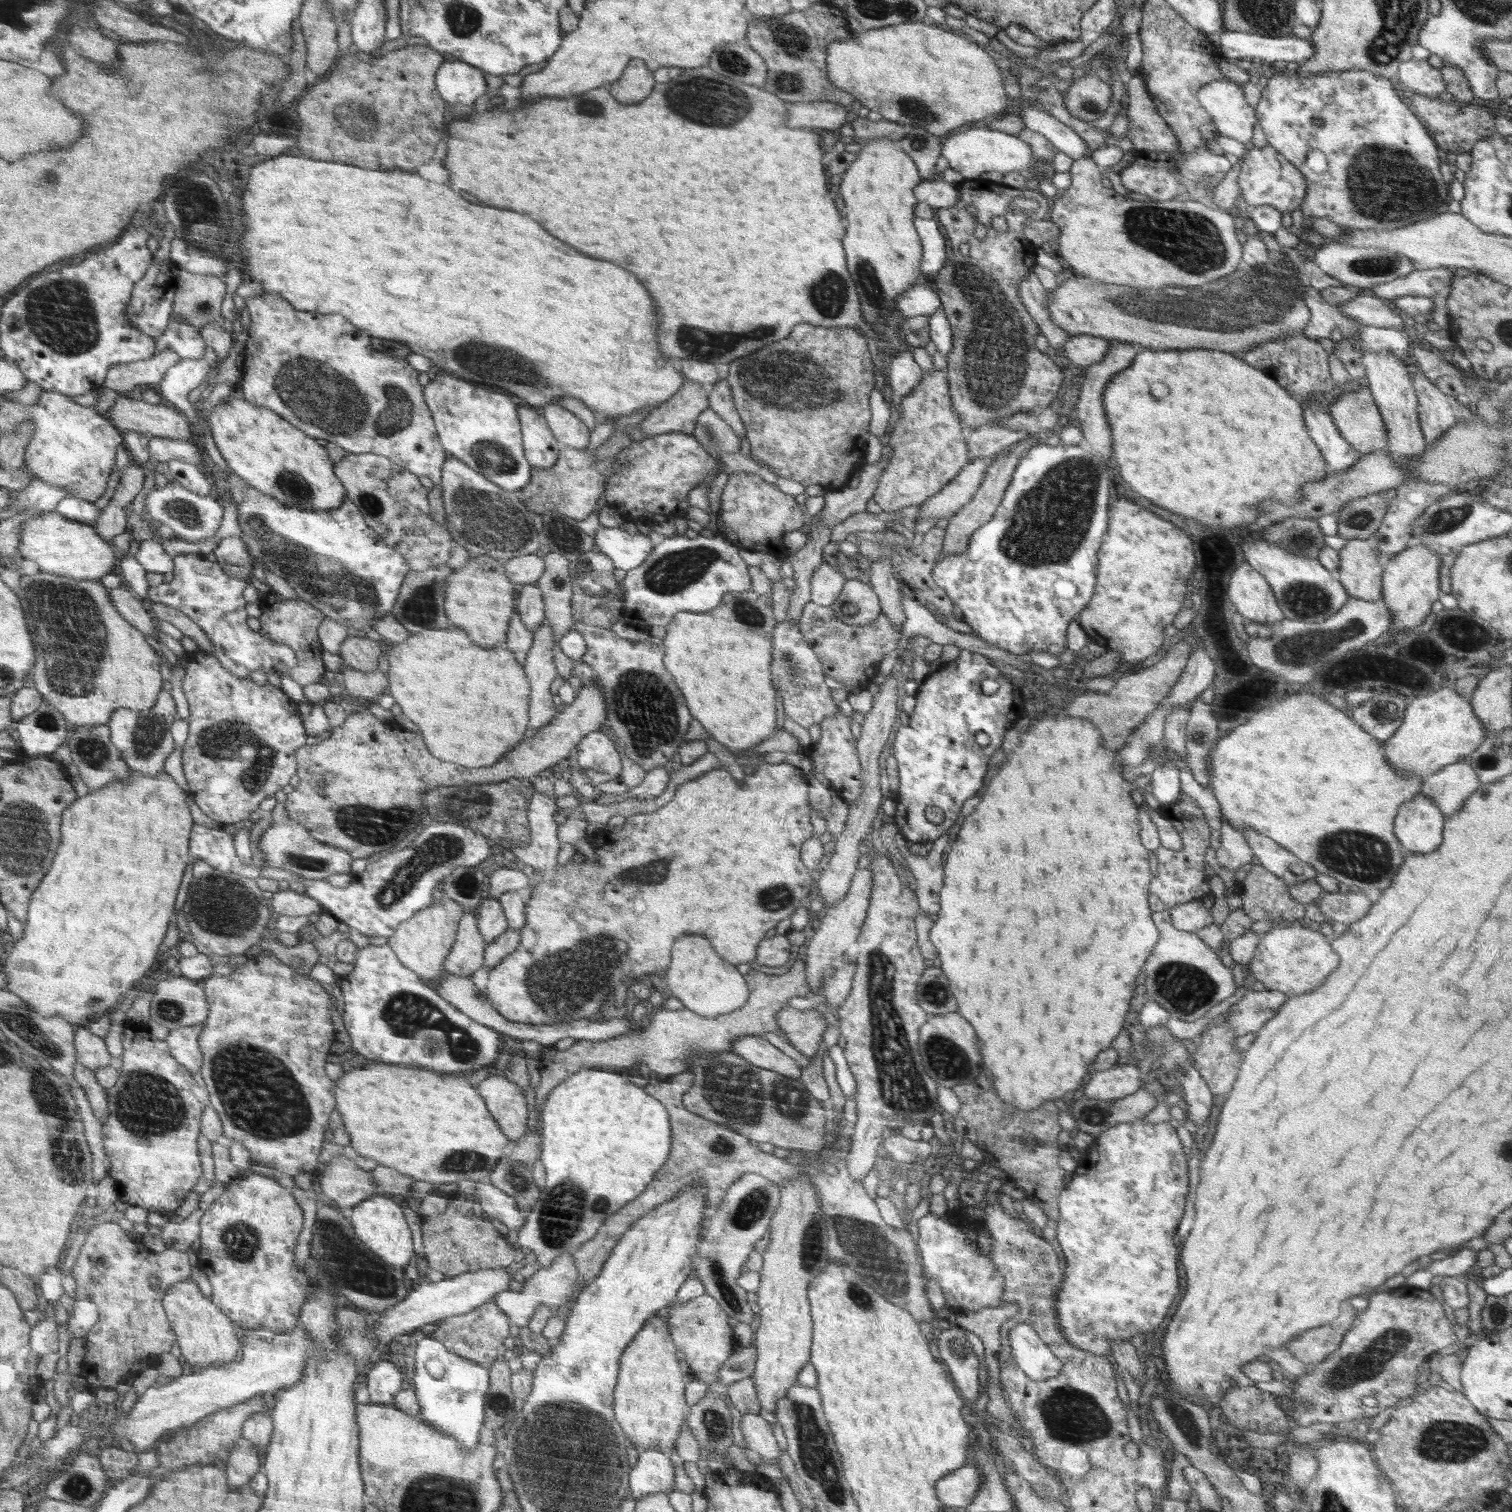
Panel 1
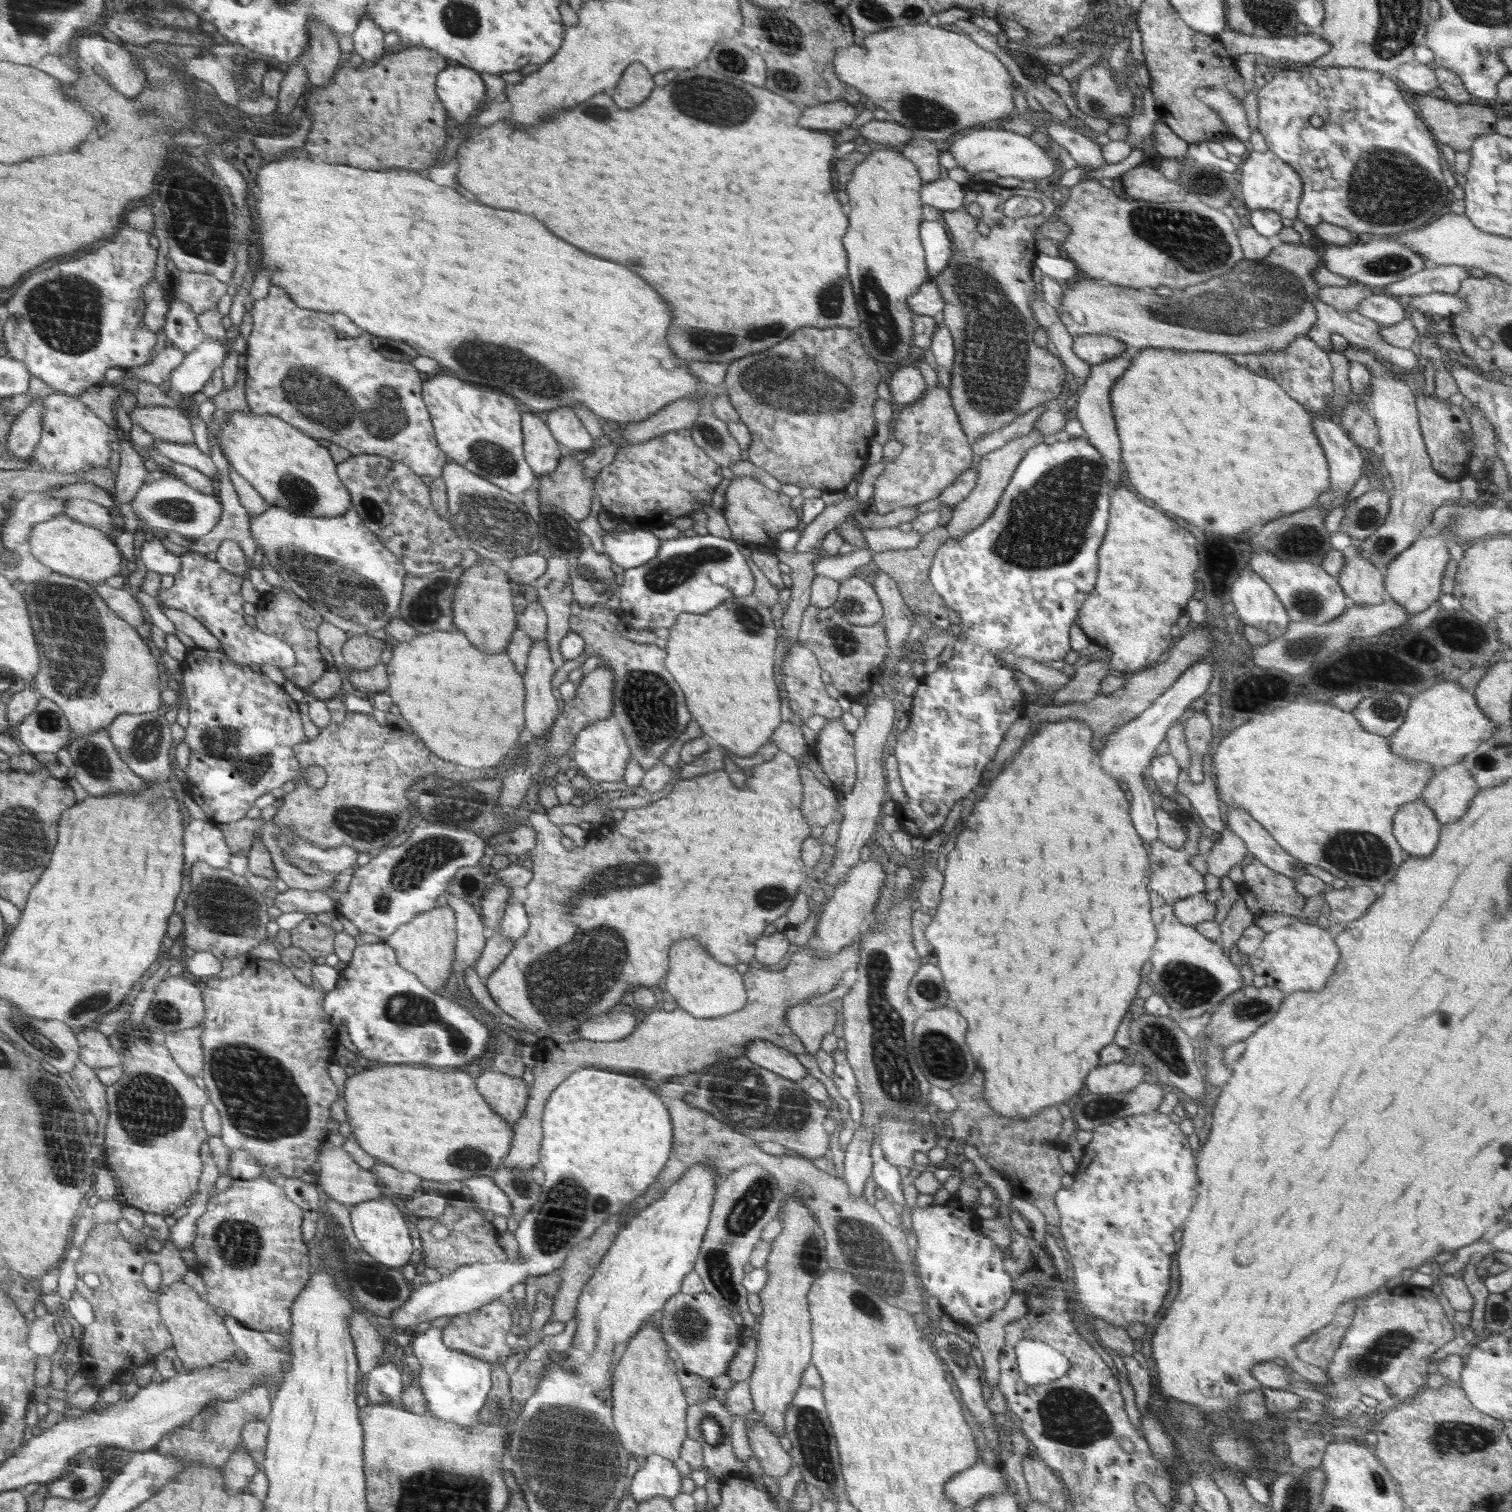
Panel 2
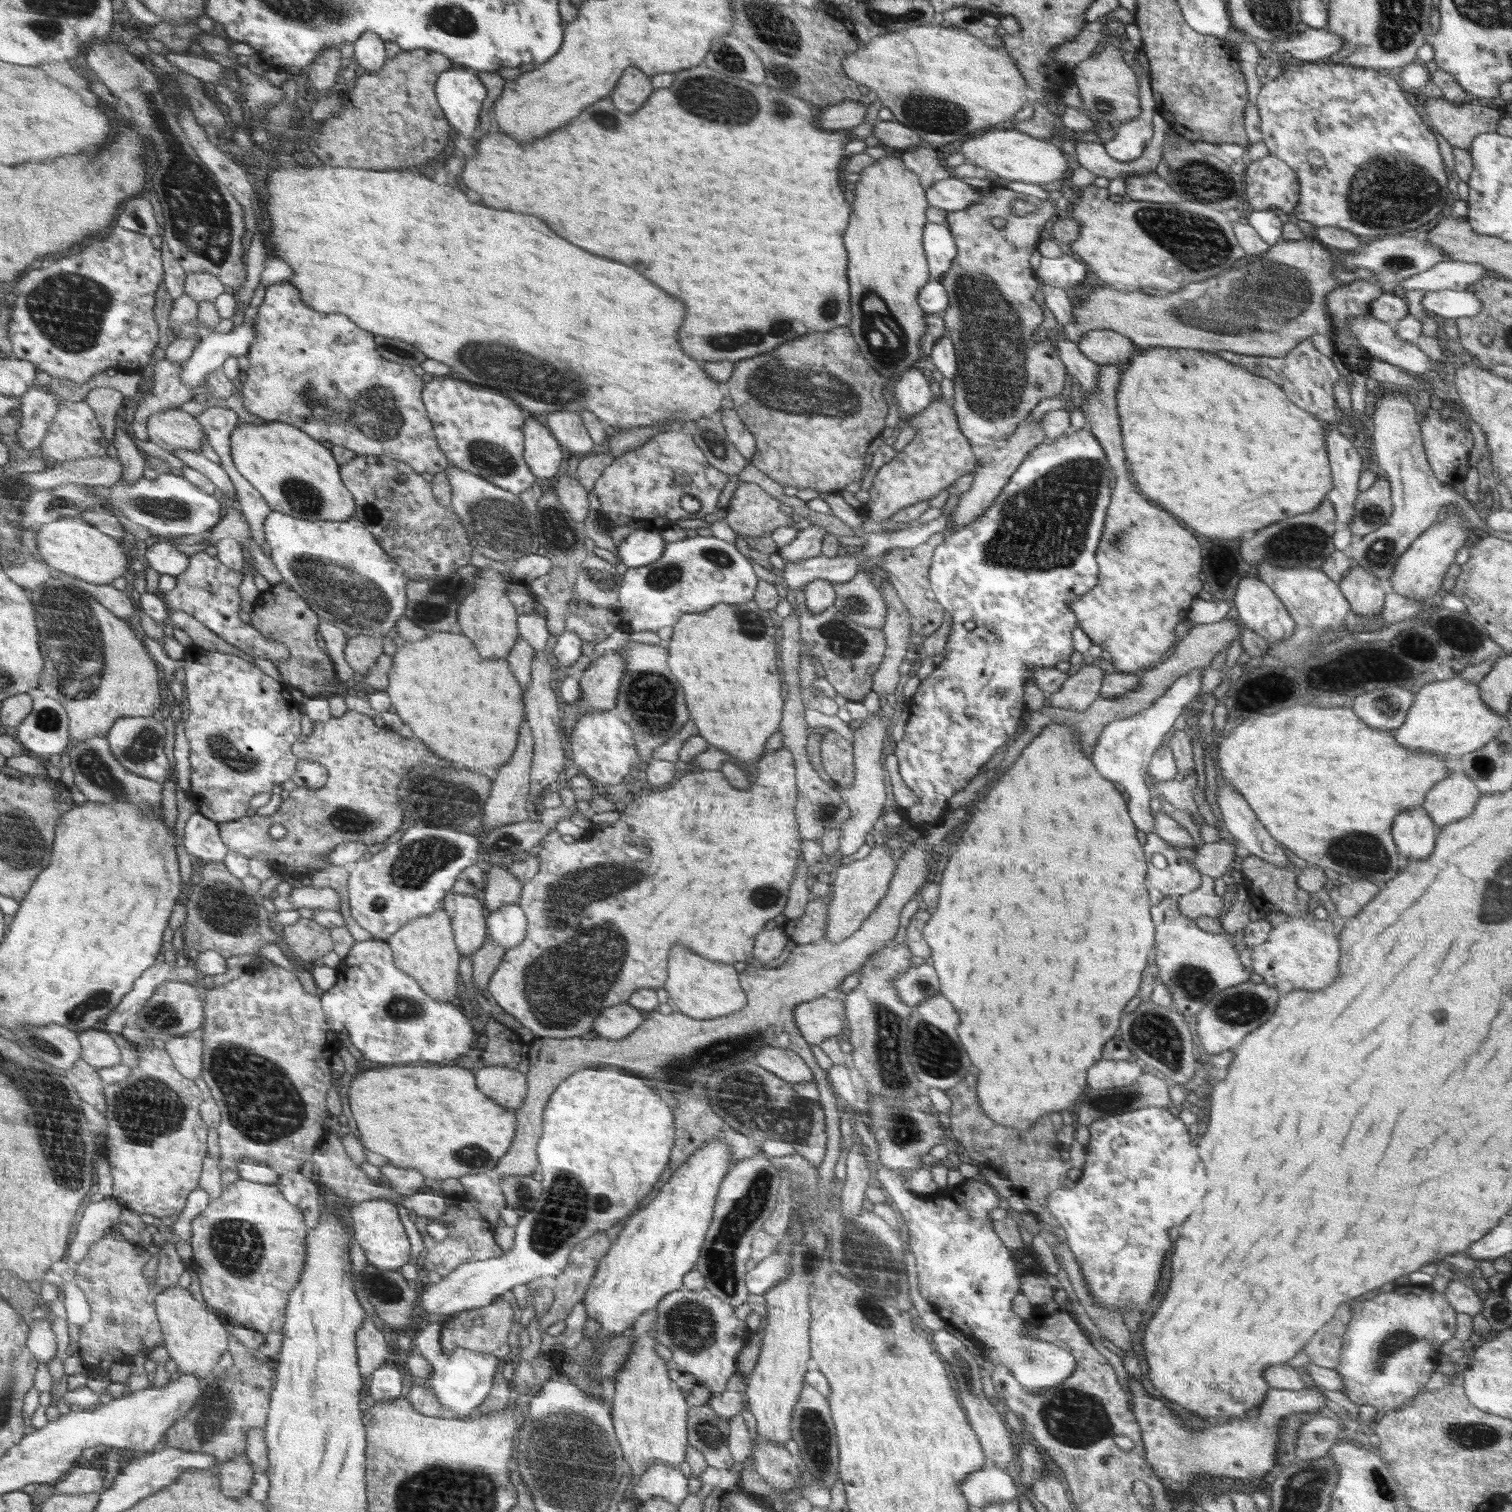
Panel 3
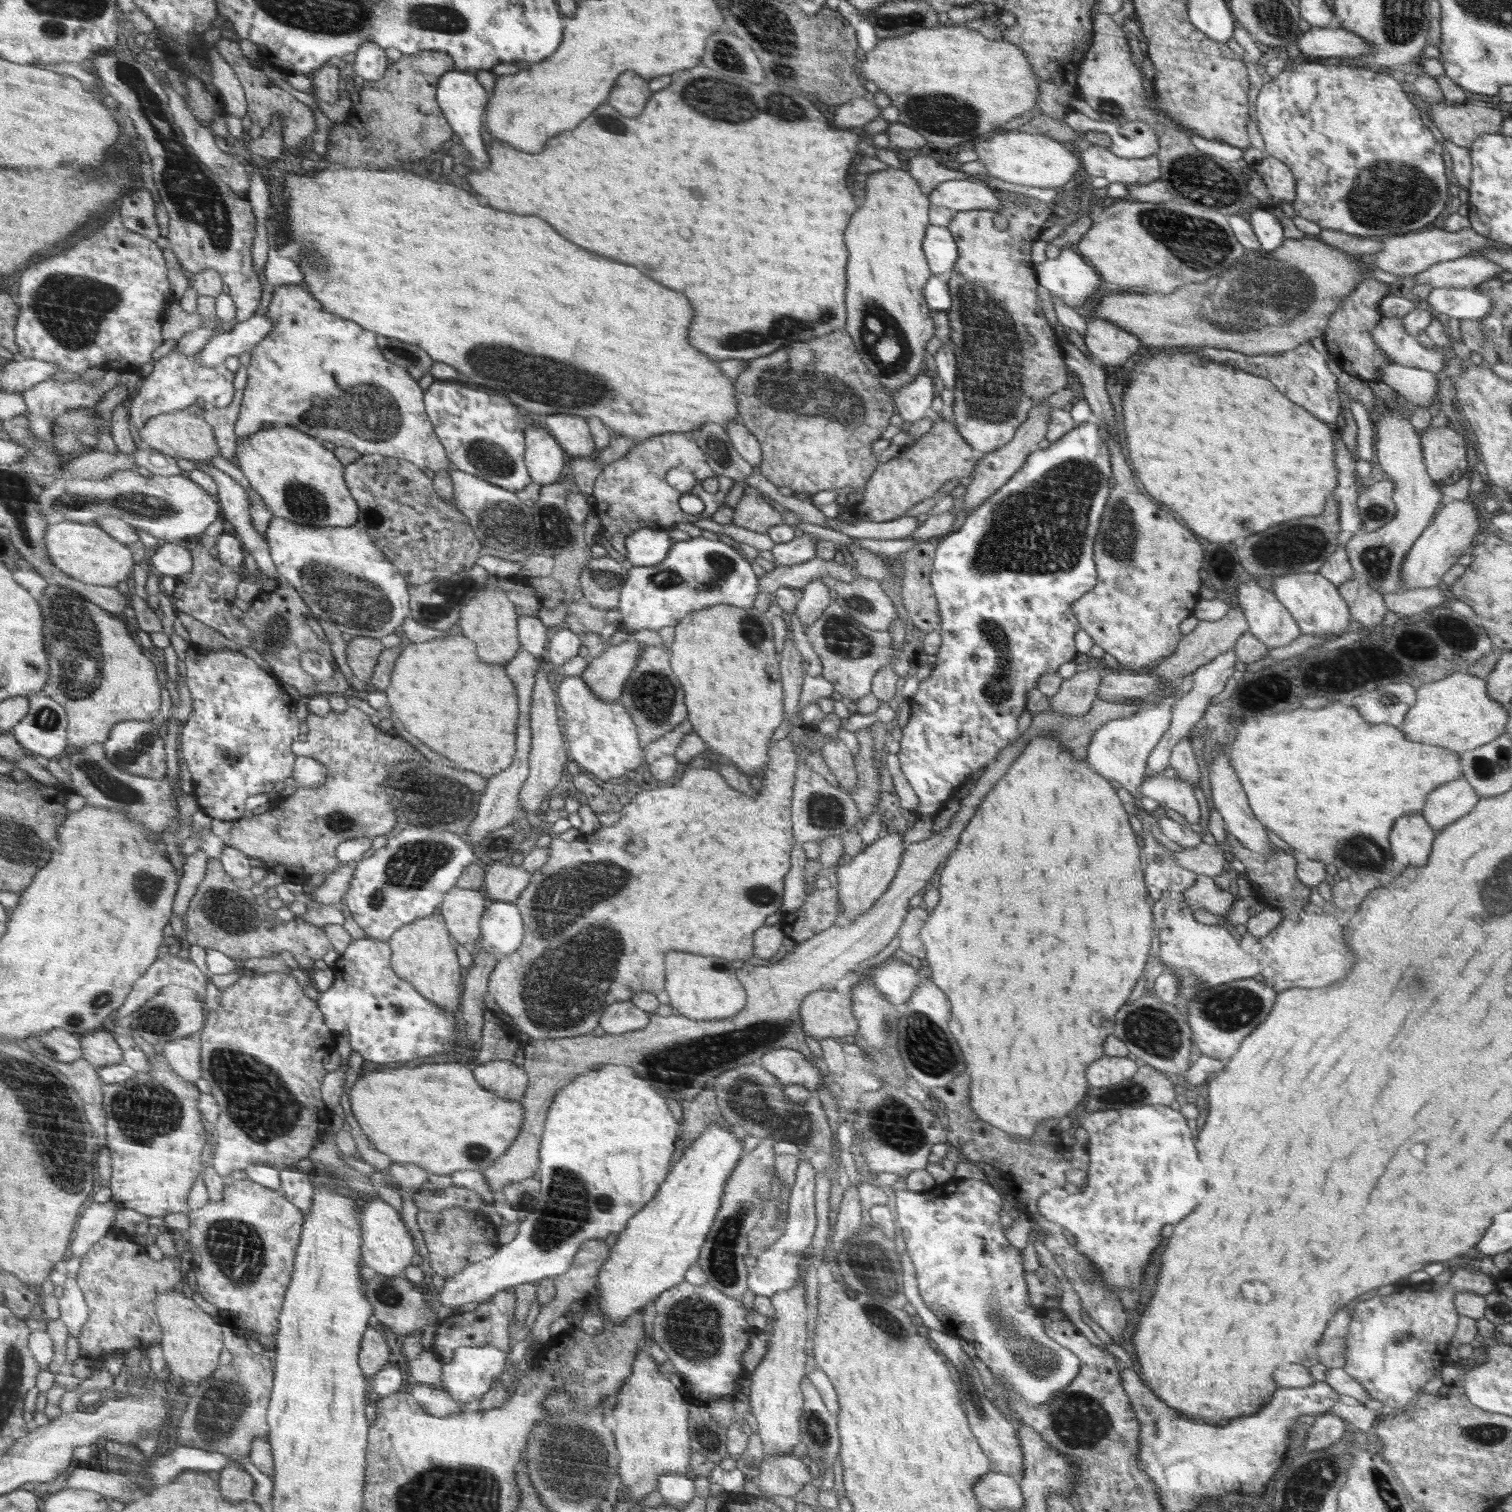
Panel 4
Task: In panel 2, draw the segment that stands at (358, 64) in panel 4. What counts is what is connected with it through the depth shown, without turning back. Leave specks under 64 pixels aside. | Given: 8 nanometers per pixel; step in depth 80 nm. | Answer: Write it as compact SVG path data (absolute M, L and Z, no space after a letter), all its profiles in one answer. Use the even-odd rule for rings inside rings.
M368 15L360 22L354 33L353 53L359 54L365 60L380 60L384 56L384 34L380 25Z

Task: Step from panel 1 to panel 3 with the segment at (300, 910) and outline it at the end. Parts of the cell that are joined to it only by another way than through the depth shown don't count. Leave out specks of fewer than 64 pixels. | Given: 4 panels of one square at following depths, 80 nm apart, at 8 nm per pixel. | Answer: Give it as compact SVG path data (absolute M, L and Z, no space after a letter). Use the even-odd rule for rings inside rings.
M296 887L292 888L289 896L278 895L272 902L277 911L298 911L301 908L336 911L339 910L341 901L340 894L330 887Z

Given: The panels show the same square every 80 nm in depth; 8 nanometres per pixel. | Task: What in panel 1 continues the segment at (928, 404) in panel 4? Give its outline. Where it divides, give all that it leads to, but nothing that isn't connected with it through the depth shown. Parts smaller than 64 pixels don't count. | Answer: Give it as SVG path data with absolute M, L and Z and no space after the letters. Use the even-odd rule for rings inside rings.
M906 347L890 360L889 383L892 387L894 402L900 402L910 395L923 375L922 367L914 360L912 349Z

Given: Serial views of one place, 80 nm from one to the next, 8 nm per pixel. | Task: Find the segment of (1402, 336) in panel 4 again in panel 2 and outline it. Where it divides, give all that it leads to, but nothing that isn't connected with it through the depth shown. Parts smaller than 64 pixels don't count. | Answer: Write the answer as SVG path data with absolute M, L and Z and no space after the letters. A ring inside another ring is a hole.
M1319 299L1316 300L1316 312L1318 314L1318 322L1313 325L1305 335L1314 340L1322 350L1327 353L1332 350L1331 338L1332 334L1340 334L1344 336L1348 341L1349 345L1356 345L1361 349L1367 350L1370 354L1379 360L1388 361L1391 364L1398 364L1402 368L1414 371L1418 366L1418 359L1421 359L1421 356L1418 356L1418 351L1415 348L1410 349L1400 349L1394 345L1390 345L1381 338L1379 330L1384 327L1366 316L1358 314L1358 312L1344 312L1342 310L1336 310L1332 306L1324 304L1324 302Z

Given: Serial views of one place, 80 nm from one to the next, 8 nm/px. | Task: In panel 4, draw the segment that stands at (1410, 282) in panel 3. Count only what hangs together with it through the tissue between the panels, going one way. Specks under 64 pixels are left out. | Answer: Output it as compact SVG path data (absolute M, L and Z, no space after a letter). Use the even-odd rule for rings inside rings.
M1481 254L1439 262L1419 275L1414 275L1416 284L1430 284L1434 289L1474 289L1490 278L1503 277L1508 277L1506 270Z

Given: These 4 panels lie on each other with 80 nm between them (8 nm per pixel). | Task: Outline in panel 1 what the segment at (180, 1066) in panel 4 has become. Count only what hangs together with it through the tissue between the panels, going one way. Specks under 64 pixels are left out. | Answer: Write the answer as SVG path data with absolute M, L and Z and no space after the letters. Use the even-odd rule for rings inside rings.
M203 1023L196 1026L173 1030L166 1041L173 1050L173 1055L193 1072L199 1072L202 1066L202 1053L199 1046L199 1034Z

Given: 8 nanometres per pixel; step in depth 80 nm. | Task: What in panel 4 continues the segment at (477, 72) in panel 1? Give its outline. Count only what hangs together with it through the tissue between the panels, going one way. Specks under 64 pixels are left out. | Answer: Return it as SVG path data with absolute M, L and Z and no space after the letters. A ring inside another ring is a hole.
M451 70L444 77L440 78L436 92L437 102L441 110L448 119L450 126L453 126L456 138L464 142L465 148L470 151L478 162L488 164L488 154L486 154L486 145L480 135L484 114L490 101L484 87L478 82L473 72Z

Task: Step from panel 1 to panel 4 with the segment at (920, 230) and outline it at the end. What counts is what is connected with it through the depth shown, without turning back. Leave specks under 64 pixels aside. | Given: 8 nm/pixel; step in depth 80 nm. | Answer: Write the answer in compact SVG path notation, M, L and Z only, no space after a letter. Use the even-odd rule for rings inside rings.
M929 226L924 238L924 249L933 276L946 277L954 268L960 254L960 250L956 250L956 243L956 238L952 232L948 232L948 227Z

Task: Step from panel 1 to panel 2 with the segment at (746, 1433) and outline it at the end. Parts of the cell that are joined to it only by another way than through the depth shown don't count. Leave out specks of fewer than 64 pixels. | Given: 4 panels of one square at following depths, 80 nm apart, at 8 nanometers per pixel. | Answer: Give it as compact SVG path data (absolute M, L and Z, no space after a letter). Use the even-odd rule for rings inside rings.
M747 1421L747 1435L754 1458L768 1476L784 1476L792 1468L793 1460L780 1445L778 1436L770 1432L762 1421L750 1422L751 1425L748 1423Z

